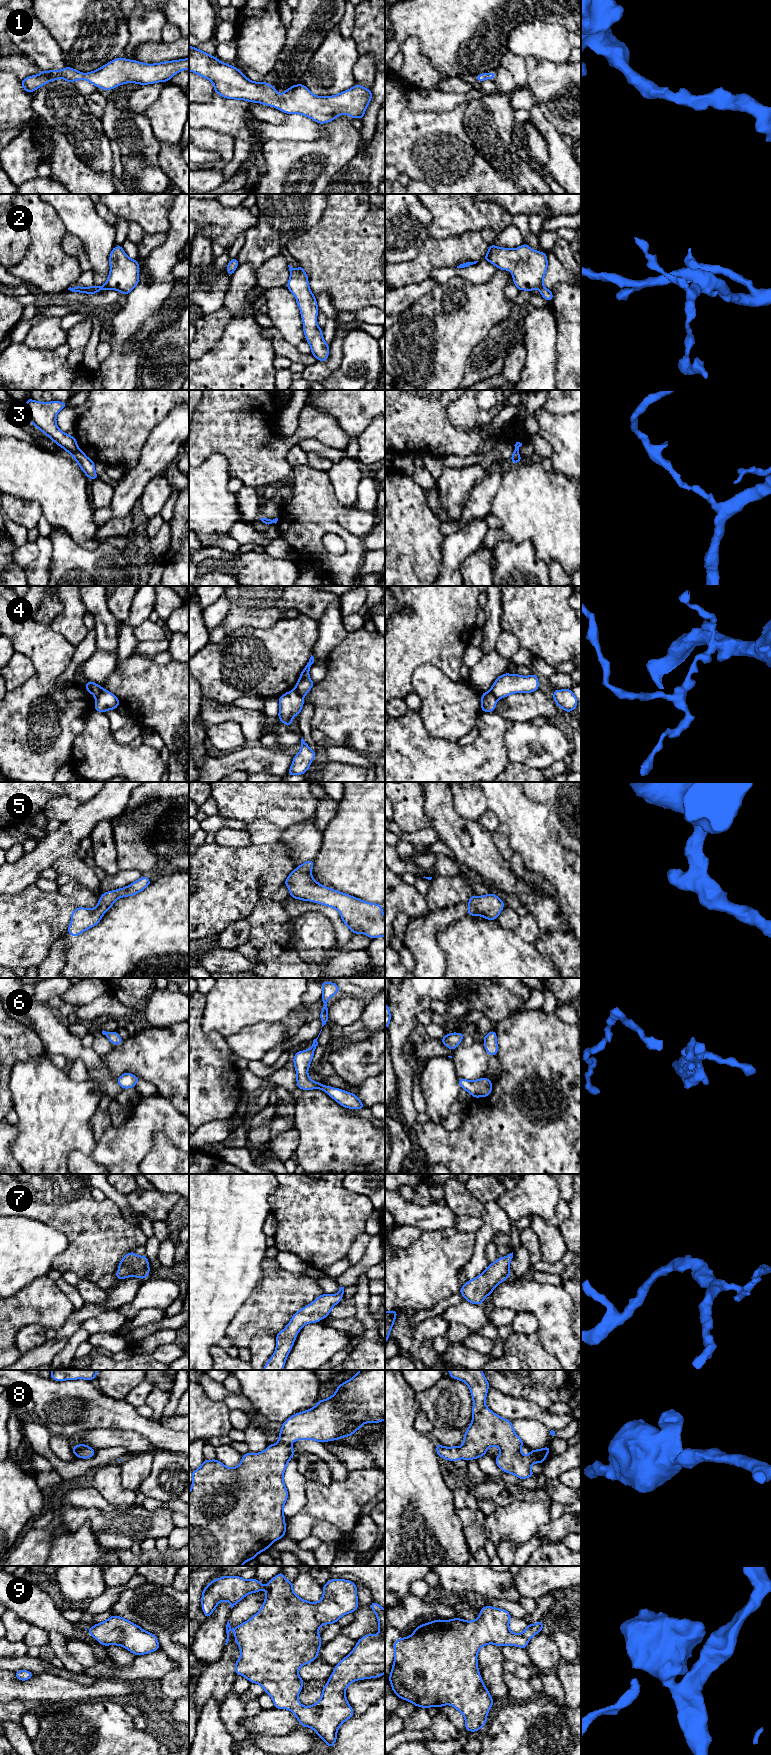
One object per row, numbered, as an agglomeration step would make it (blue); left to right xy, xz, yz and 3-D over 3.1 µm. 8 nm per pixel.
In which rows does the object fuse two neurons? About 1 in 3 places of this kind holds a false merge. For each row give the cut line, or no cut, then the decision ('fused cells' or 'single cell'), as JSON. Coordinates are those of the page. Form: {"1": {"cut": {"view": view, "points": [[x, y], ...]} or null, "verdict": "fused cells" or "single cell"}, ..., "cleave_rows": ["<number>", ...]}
{"1": {"cut": null, "verdict": "single cell"}, "2": {"cut": null, "verdict": "single cell"}, "3": {"cut": {"view": "xy", "points": [[78, 448], [72, 455]]}, "verdict": "fused cells"}, "4": {"cut": {"view": "xy", "points": [[102, 688], [95, 697]]}, "verdict": "fused cells"}, "5": {"cut": null, "verdict": "single cell"}, "6": {"cut": null, "verdict": "single cell"}, "7": {"cut": null, "verdict": "single cell"}, "8": {"cut": null, "verdict": "single cell"}, "9": {"cut": null, "verdict": "single cell"}, "cleave_rows": ["3", "4"]}

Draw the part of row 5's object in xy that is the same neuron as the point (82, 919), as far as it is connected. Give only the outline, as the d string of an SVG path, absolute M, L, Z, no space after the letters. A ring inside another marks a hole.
M143 875L137 881L126 887L103 893L95 908L88 909L77 907L71 912L71 923L67 928L67 933L74 938L84 931L96 926L101 921L105 912L113 906L117 899L134 896L143 891L150 884L150 879Z

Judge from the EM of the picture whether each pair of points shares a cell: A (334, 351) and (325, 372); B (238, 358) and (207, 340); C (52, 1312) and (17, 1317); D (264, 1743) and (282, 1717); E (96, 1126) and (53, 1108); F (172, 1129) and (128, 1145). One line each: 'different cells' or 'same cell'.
A: same cell
B: different cells
C: same cell
D: different cells
E: different cells
F: same cell

